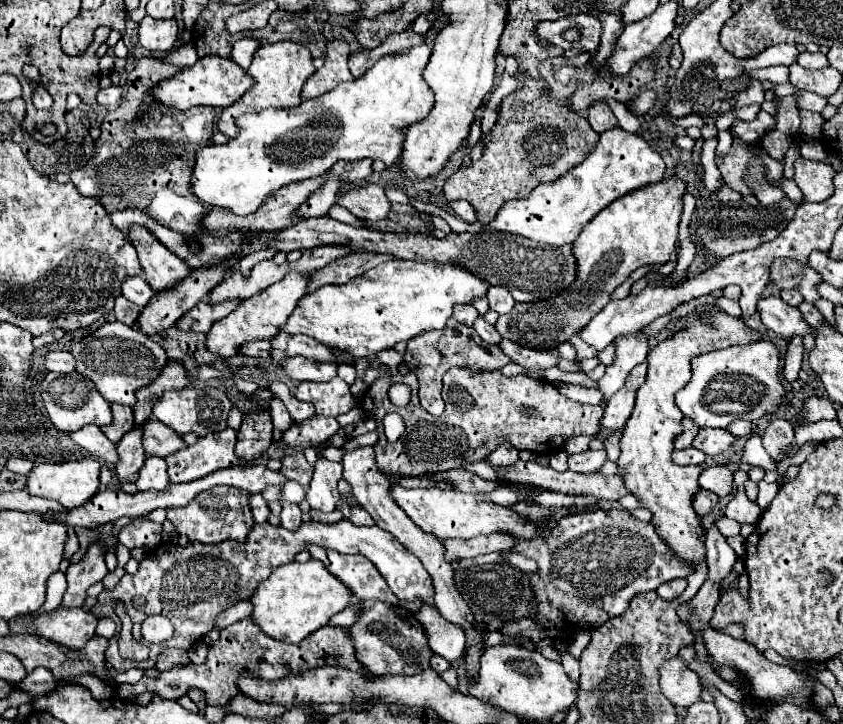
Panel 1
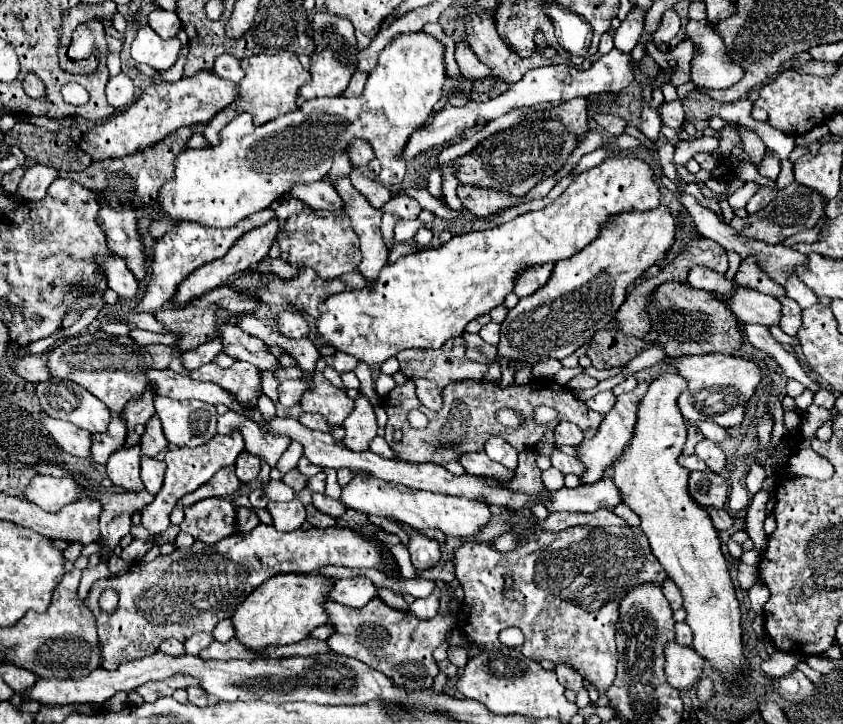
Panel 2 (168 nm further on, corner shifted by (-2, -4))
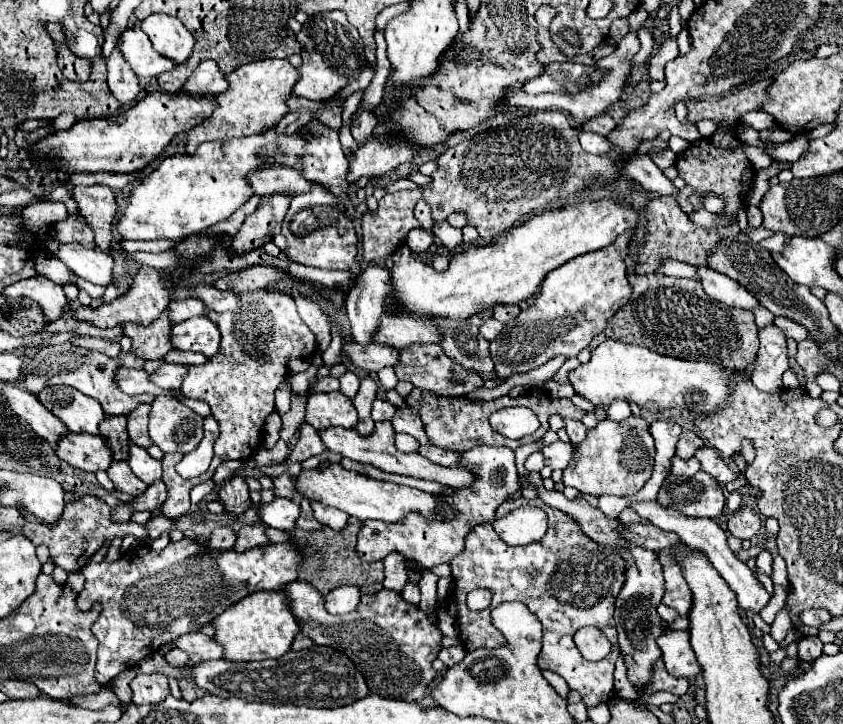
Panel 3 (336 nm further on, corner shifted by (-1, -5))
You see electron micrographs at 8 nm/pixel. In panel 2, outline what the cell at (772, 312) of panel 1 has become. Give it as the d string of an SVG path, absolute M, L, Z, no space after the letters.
M739 289L729 299L731 311L743 323L759 323L759 325L779 325L781 321L781 303L765 293L755 289Z

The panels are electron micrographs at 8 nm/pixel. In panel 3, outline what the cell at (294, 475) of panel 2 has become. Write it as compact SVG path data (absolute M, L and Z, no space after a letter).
M282 474L282 476L276 476L272 478L274 482L274 494L276 496L286 496L286 498L298 498L298 492L294 490L294 482L290 476Z

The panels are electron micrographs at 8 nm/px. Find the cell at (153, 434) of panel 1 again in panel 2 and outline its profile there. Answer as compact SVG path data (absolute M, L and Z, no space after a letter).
M153 415L145 425L145 433L141 435L141 453L145 457L157 457L159 453L167 451L167 447L169 441L161 431L161 421L157 419L157 415Z

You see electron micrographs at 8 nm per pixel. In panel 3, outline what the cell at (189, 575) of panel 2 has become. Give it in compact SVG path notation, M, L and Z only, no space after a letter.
M190 538L170 542L164 550L138 546L122 554L116 562L102 560L96 564L90 560L82 568L82 574L86 576L86 584L76 602L78 602L78 608L84 612L88 612L94 602L102 604L102 614L92 624L92 634L98 640L98 662L96 662L96 674L94 674L96 682L102 686L108 684L116 674L152 656L160 646L174 642L178 636L186 632L198 630L202 624L212 622L216 614L224 612L224 608L236 604L244 596L250 596L260 590L266 590L266 592L278 590L280 584L288 584L296 580L300 560L302 560L300 552L288 542L256 546L242 554L236 554L234 550L208 552L206 544L198 544Z

